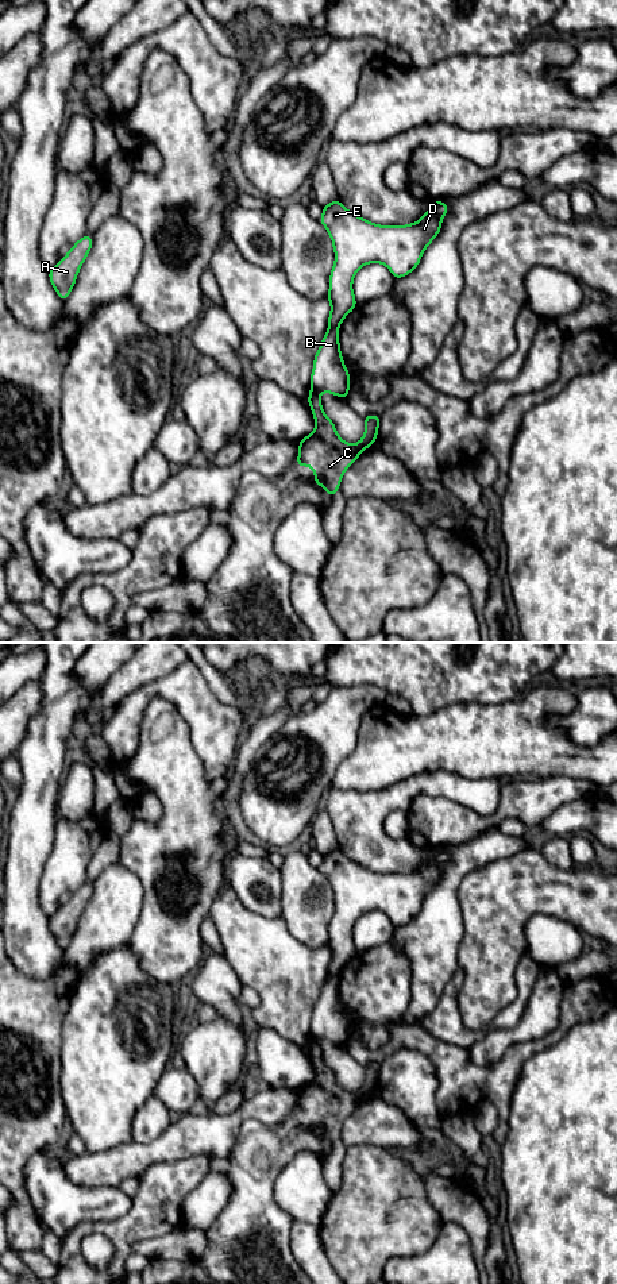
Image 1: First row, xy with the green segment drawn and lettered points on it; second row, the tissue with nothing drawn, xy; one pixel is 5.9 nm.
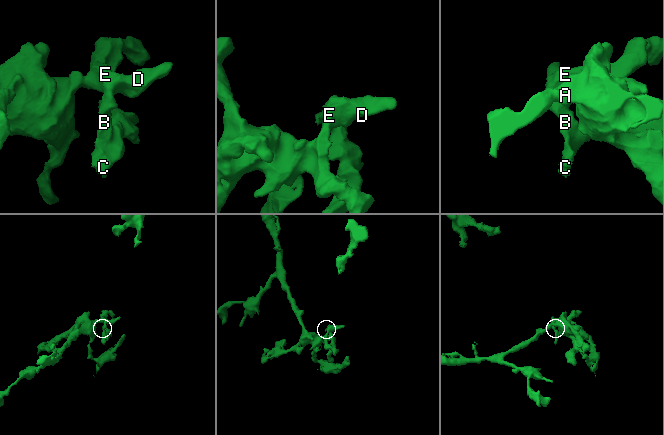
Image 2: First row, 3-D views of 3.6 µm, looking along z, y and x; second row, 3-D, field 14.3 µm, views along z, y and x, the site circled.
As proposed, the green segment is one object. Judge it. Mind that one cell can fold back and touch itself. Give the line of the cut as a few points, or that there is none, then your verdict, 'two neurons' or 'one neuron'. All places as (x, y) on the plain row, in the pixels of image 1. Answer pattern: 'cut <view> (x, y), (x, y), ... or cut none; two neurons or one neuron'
cut xy (338, 975), (328, 976); two neurons

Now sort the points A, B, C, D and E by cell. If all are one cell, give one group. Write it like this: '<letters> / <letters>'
A D E / B C

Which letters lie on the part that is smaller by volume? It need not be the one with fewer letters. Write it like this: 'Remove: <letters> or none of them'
Remove: B, C

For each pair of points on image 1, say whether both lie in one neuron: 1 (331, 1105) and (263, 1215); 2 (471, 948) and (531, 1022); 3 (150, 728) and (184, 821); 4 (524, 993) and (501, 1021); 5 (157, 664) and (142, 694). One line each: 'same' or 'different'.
1: same
2: different
3: same
4: same
5: different

